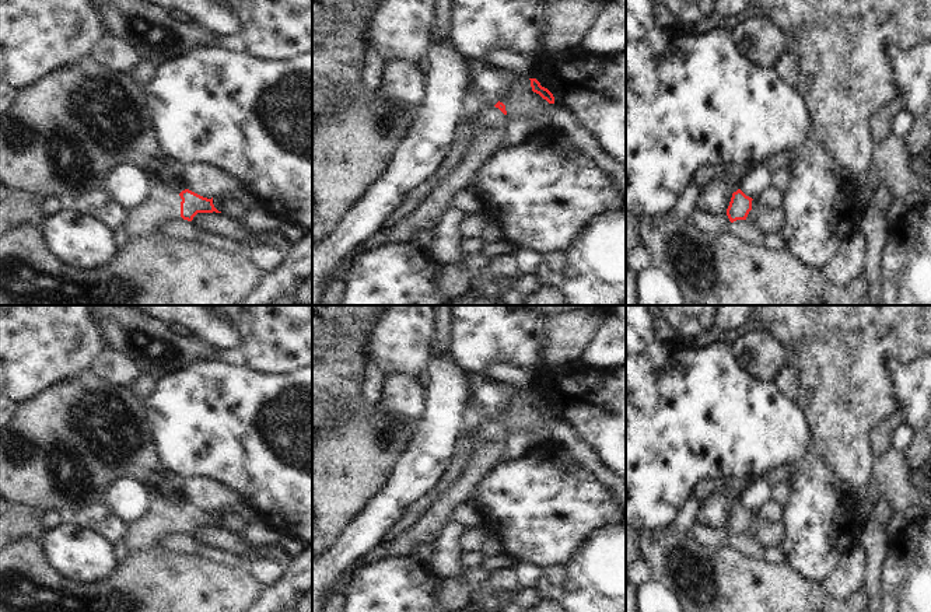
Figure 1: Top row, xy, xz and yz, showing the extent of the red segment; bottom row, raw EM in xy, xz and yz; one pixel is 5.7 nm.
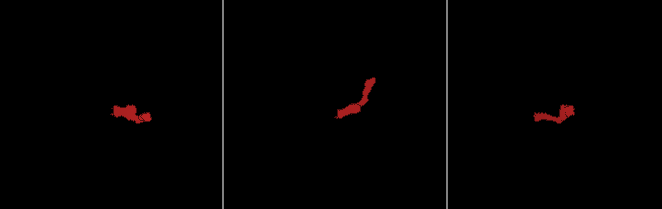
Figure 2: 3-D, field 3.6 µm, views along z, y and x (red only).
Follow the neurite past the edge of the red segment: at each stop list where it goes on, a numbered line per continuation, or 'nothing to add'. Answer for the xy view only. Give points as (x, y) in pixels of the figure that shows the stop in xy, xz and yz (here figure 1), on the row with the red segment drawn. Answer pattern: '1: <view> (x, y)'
1: xy (161, 205)

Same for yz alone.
1: yz (772, 198)

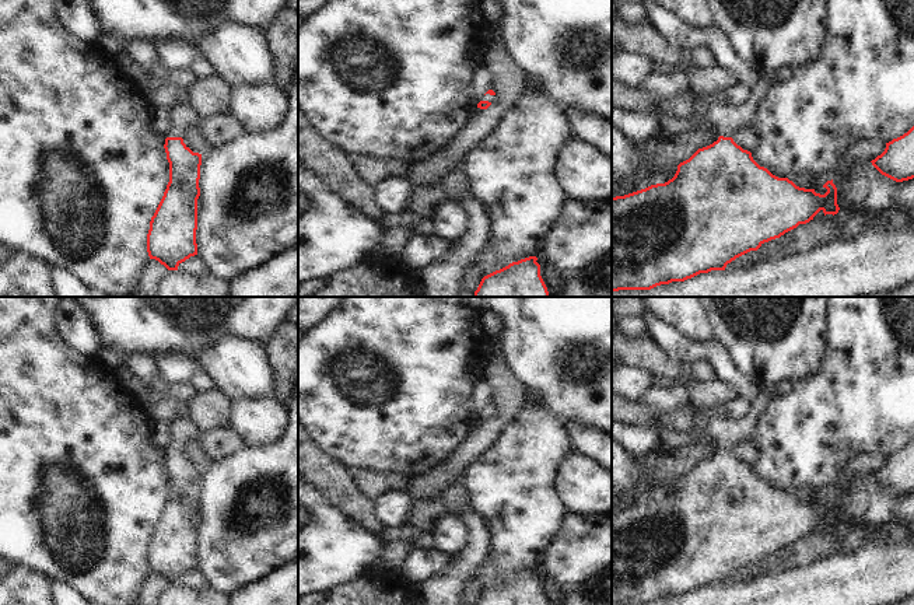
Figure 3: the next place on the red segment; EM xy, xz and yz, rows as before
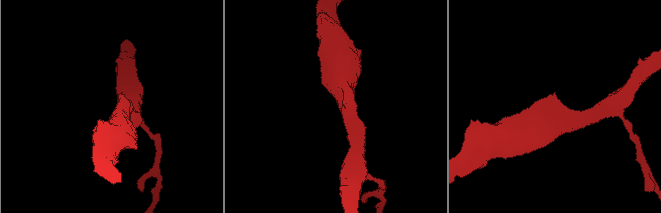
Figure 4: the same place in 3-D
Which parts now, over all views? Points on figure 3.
1: xy (182, 118)

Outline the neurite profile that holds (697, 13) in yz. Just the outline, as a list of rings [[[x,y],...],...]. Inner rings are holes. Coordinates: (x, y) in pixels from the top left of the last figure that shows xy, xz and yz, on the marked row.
[[[652,0],[682,21],[701,28],[715,28],[707,0]]]

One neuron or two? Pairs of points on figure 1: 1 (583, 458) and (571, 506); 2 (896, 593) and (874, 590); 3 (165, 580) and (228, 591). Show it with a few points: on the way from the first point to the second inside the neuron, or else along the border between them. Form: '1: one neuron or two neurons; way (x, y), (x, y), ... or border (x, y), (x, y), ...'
1: two neurons; border (557, 444), (606, 488)
2: two neurons; border (886, 559), (882, 567), (881, 597)
3: one neuron; way (181, 591), (213, 591)

